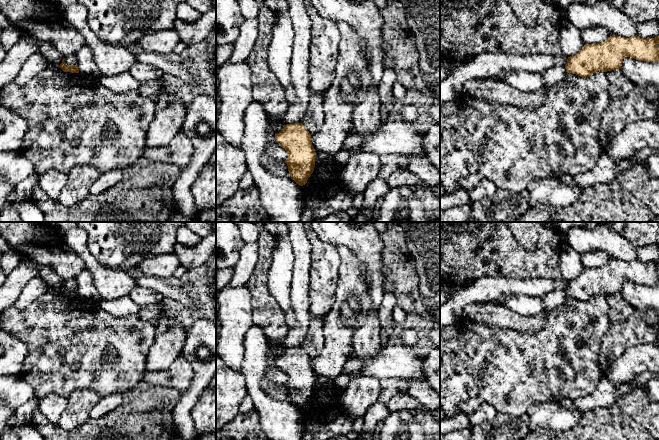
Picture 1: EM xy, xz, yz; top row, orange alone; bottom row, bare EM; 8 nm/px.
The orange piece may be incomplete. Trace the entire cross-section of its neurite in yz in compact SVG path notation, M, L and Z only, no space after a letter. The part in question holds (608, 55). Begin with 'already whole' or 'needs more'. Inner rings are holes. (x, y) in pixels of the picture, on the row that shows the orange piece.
already whole | M612 35L601 43L585 44L577 54L568 57L566 72L586 78L598 71L621 69L626 57L659 62L658 43L659 36L644 39L637 35L630 38Z

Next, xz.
already whole | M302 123L286 124L275 135L276 142L286 150L288 171L299 186L306 184L314 171L316 152L311 143L311 134Z

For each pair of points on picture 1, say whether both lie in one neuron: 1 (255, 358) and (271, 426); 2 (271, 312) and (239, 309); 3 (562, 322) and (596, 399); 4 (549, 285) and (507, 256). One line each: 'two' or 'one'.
1: one
2: two
3: two
4: two

